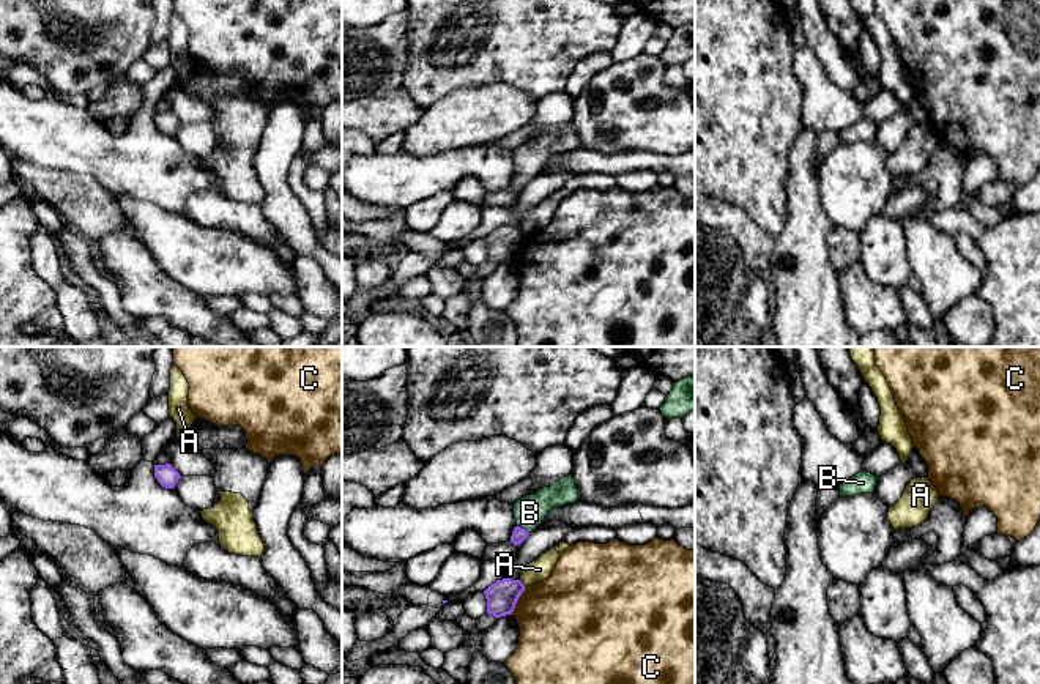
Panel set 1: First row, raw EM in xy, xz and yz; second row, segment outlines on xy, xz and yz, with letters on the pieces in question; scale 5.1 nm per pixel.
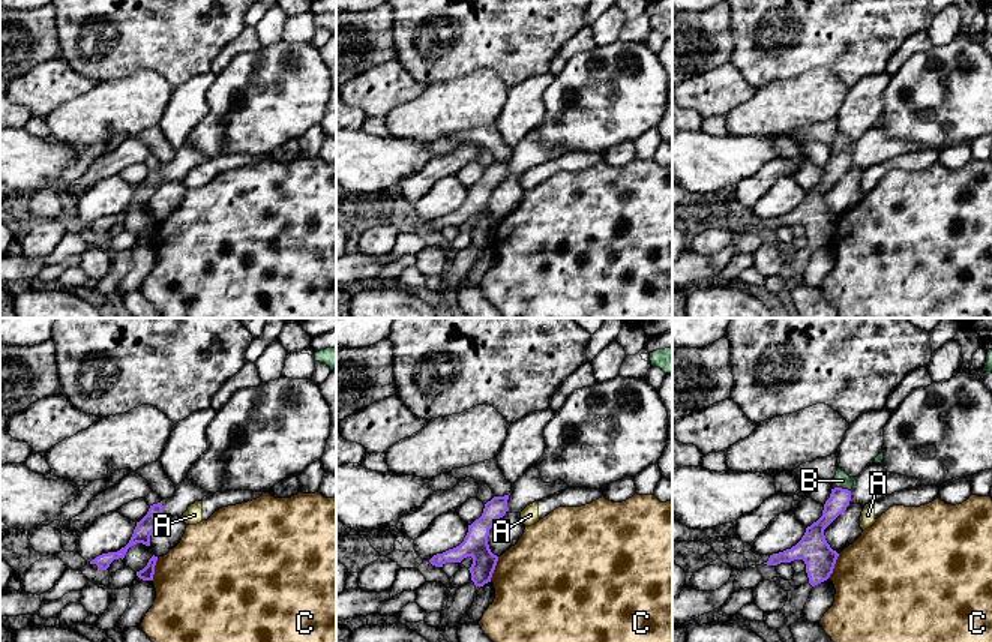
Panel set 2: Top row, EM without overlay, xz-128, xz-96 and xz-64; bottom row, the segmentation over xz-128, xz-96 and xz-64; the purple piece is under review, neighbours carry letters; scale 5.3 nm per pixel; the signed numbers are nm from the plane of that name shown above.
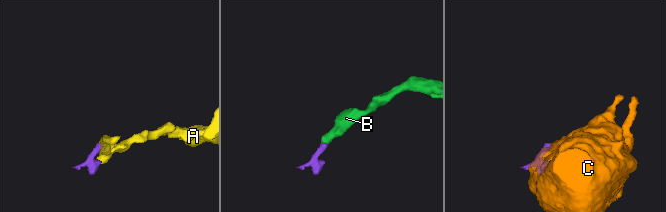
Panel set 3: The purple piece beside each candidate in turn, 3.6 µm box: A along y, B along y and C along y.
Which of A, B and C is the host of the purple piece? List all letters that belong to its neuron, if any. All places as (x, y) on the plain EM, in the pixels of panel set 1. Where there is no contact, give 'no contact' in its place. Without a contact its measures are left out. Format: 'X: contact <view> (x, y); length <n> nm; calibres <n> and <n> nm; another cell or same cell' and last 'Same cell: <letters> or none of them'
A: contact xz (520, 229); length 50 nm; calibres 160 and 110 nm; another cell
B: contact xz (522, 175); length 80 nm; calibres 80 and 160 nm; same cell
C: contact xz (517, 246); length 160 nm; calibres 160 and 440 nm; another cell
Same cell: B

